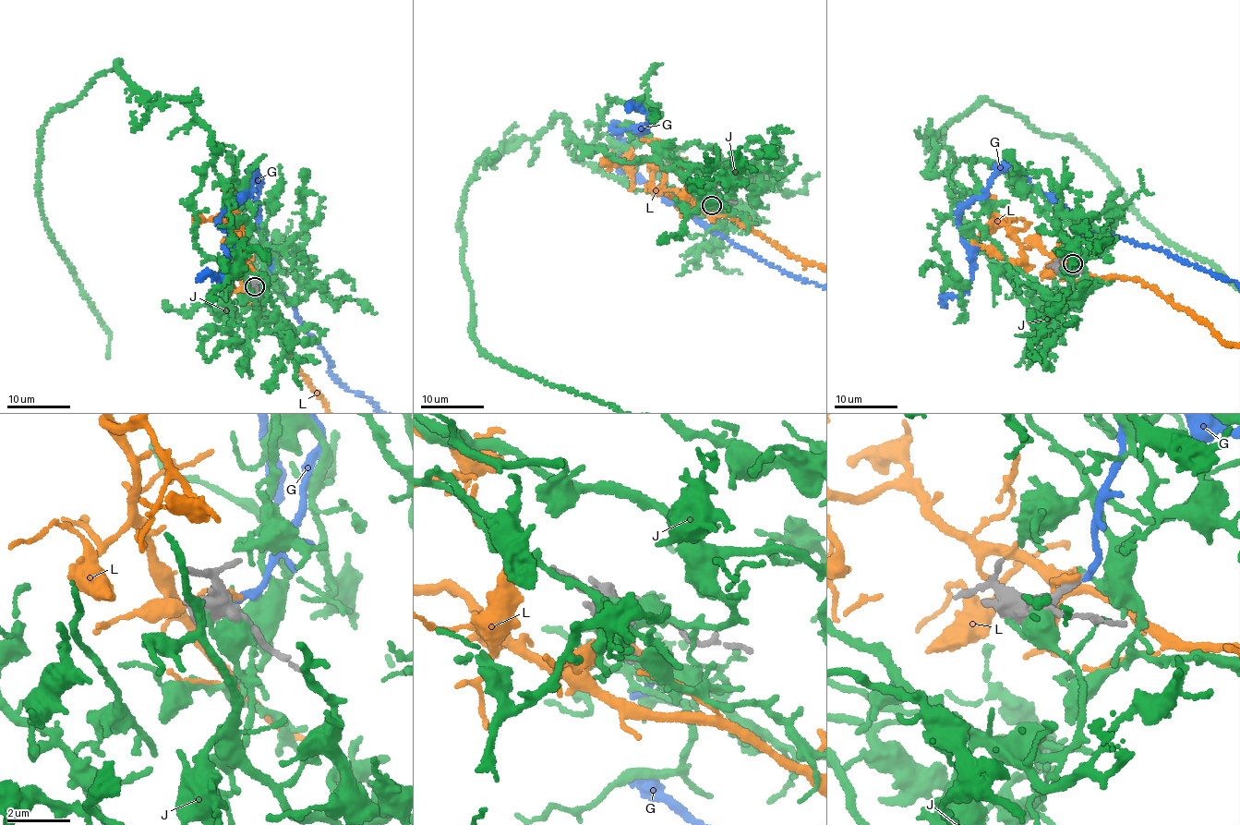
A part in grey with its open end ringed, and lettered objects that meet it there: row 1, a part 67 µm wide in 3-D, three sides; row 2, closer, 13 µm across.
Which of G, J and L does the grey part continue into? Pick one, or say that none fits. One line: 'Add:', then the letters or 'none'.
Add: none

